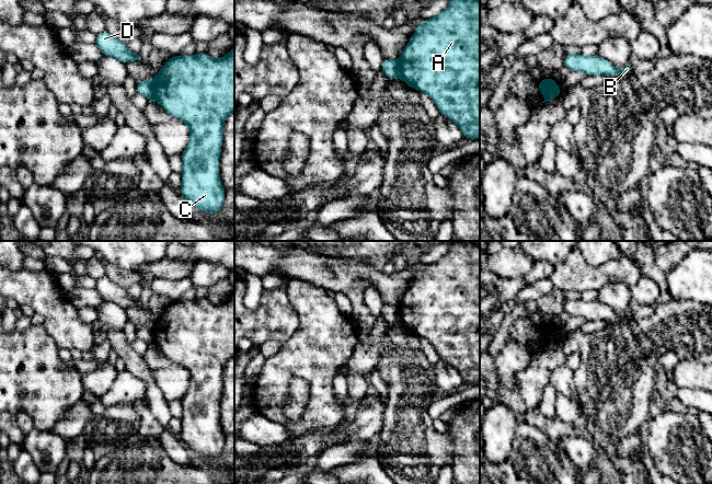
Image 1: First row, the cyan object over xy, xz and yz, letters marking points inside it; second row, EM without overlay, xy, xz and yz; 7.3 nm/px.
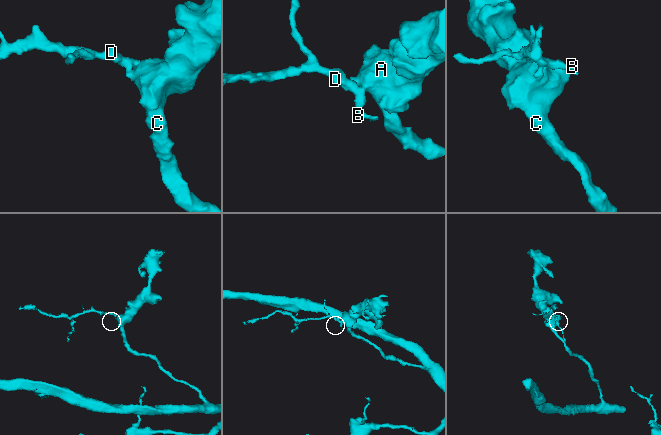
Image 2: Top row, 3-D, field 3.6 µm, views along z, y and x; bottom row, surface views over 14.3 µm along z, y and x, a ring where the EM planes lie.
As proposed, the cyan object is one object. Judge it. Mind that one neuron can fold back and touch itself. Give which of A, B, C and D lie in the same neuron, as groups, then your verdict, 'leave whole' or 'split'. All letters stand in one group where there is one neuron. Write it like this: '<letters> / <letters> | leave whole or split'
A C / B D | split

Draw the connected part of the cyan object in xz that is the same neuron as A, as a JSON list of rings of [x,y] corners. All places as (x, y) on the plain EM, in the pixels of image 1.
[[[470,242],[453,243],[436,263],[415,272],[400,308],[400,323],[412,334],[426,338],[440,359],[453,367],[468,384],[480,383],[480,246]]]

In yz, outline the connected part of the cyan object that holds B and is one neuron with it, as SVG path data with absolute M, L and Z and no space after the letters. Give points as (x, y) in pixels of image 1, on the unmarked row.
M571 299L564 302L563 311L584 318L587 322L600 320L604 322L613 322L621 319L628 319L632 312L628 311L623 314L617 314L609 306L601 303L598 299L594 301L583 301L582 299Z

